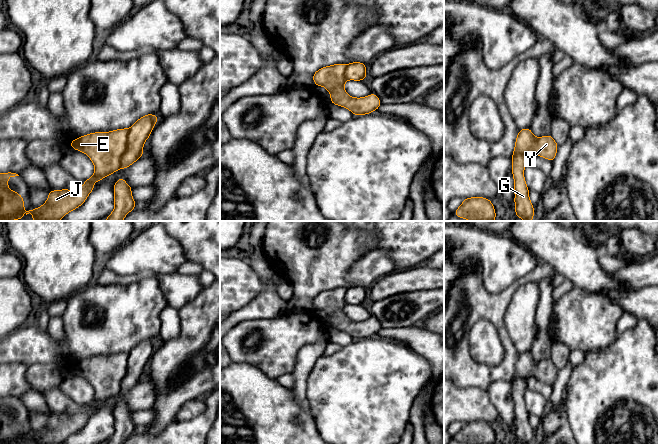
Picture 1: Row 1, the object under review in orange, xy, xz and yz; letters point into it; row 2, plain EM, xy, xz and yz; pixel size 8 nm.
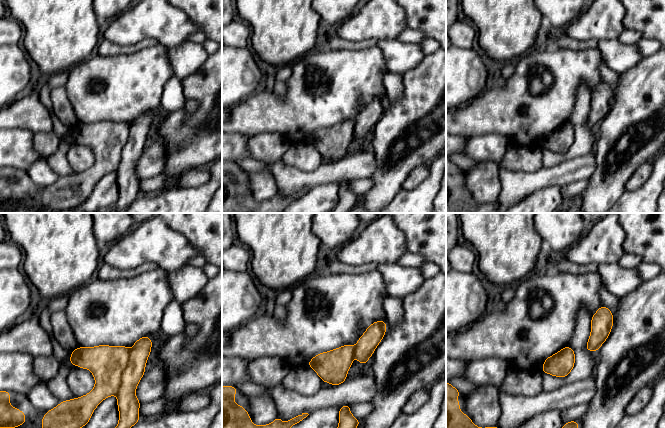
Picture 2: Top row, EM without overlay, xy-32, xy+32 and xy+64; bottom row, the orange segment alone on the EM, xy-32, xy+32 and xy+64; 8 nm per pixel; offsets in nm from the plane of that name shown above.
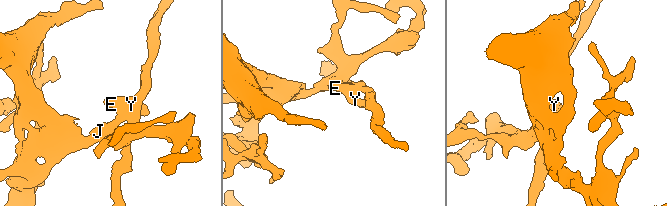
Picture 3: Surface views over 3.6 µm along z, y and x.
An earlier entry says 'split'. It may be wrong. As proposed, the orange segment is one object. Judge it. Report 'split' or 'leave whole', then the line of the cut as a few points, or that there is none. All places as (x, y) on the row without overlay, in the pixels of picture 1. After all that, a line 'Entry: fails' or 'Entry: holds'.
leave whole; cut none
Entry: fails

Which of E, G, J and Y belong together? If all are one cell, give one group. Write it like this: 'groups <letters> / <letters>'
groups E G J Y

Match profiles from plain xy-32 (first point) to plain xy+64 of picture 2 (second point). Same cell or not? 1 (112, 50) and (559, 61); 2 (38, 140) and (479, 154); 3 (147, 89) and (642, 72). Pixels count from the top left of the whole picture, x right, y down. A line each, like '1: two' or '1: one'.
1: two
2: one
3: two

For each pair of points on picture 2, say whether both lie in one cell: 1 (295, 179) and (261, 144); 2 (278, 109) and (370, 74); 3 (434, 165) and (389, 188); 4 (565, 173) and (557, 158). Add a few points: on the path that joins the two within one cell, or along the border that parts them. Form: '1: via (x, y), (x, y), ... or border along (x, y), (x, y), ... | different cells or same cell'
1: border along (279, 158), (270, 164) | different cells
2: via (301, 109), (330, 94), (347, 80) | same cell
3: border along (402, 188), (388, 202) | different cells
4: border along (583, 156), (569, 158), (557, 164), (543, 167) | different cells

